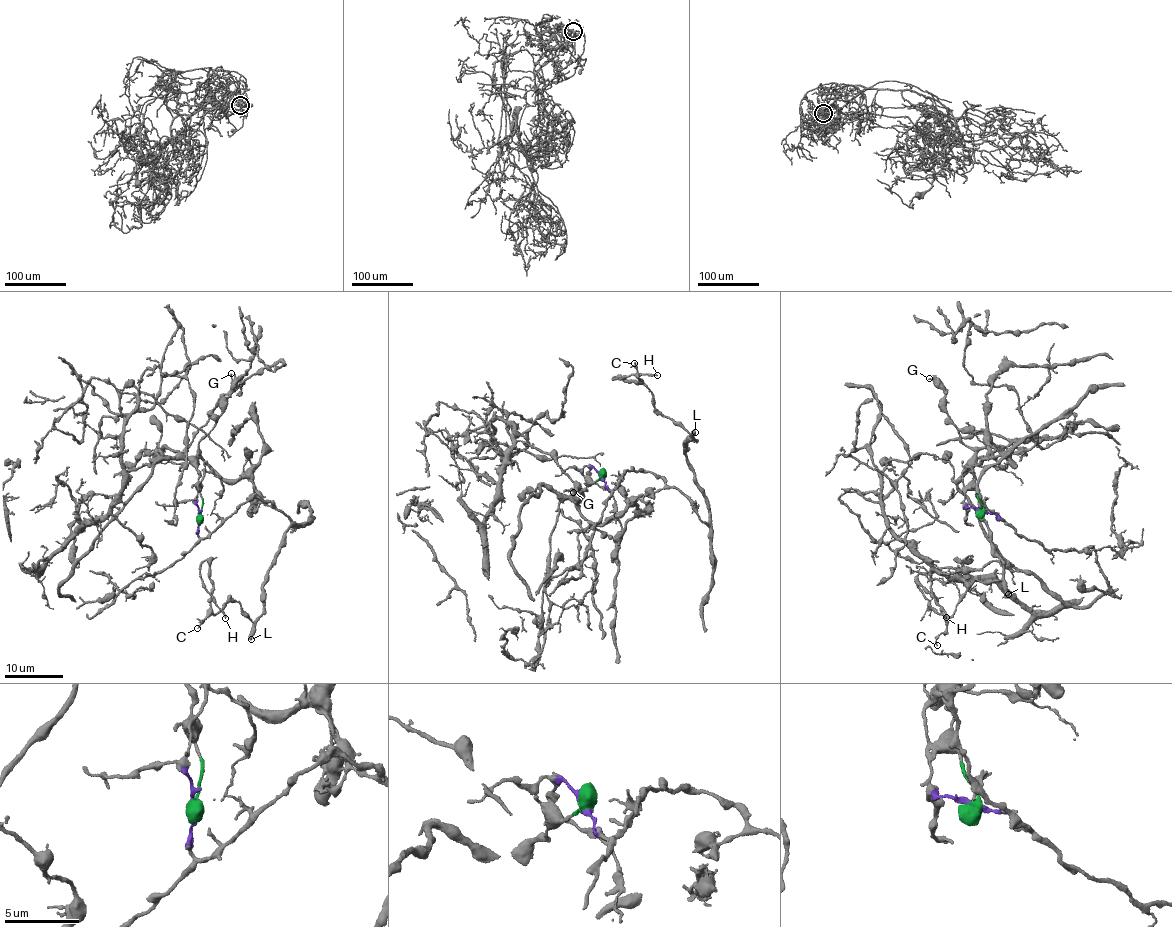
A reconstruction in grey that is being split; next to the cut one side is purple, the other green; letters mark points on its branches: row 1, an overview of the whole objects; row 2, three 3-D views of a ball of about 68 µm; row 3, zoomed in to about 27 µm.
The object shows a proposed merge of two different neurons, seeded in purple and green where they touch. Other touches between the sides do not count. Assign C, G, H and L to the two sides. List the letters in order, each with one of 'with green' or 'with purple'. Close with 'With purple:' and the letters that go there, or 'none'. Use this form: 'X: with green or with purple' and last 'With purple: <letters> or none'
C: with purple
G: with green
H: with purple
L: with purple
With purple: C, H, L

